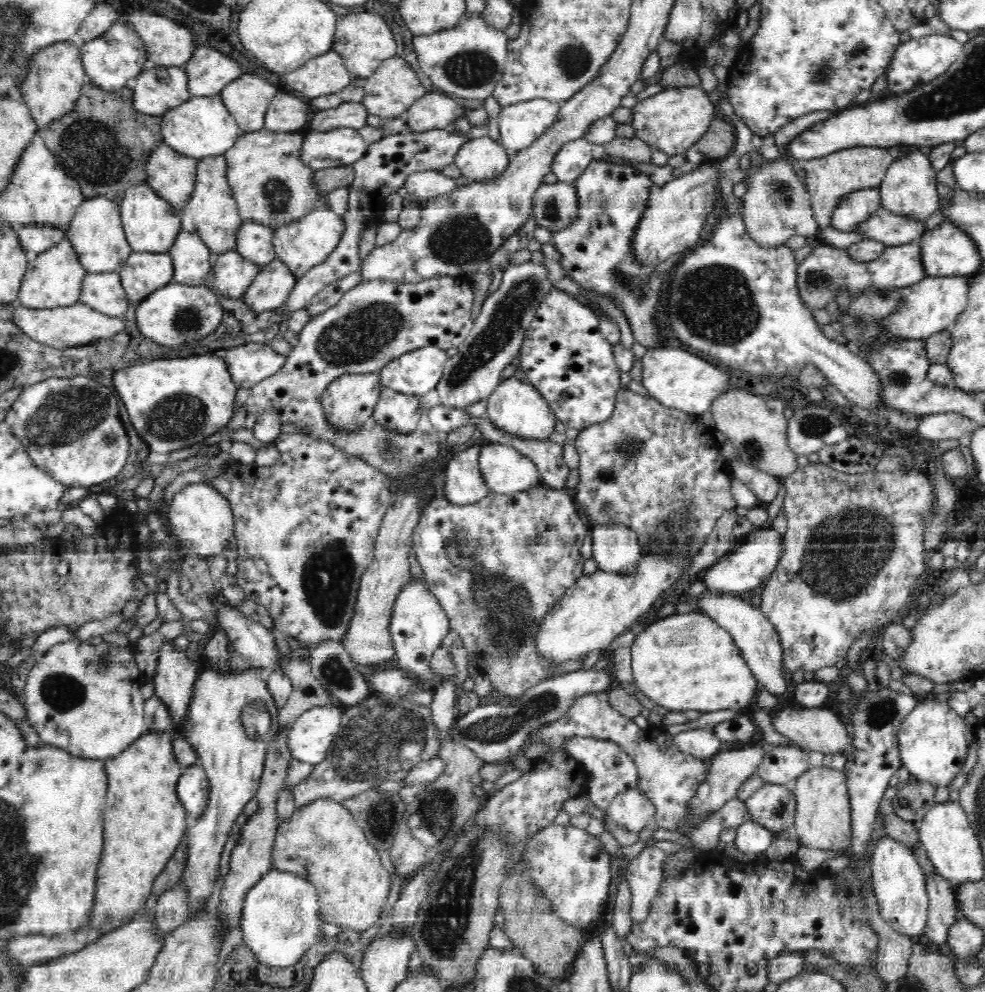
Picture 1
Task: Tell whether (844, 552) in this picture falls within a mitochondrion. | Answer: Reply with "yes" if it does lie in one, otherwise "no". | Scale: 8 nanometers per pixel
yes

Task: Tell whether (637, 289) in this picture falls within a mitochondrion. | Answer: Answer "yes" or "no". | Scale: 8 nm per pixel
yes

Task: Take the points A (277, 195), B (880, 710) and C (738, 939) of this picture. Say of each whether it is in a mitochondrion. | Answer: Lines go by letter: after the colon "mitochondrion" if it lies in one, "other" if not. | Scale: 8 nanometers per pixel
A: mitochondrion
B: mitochondrion
C: other

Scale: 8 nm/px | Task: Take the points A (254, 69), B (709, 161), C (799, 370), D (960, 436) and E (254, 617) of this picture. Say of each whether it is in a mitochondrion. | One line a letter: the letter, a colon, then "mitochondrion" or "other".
A: other
B: other
C: other
D: other
E: other

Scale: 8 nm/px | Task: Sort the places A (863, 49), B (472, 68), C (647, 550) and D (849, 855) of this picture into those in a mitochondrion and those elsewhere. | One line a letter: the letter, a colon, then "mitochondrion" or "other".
A: mitochondrion
B: mitochondrion
C: other
D: other

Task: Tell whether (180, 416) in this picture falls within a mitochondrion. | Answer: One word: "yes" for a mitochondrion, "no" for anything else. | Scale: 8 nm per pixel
yes

